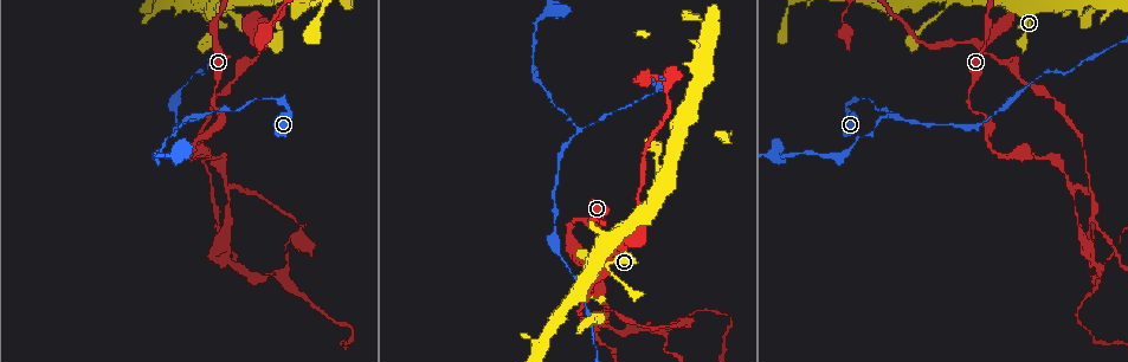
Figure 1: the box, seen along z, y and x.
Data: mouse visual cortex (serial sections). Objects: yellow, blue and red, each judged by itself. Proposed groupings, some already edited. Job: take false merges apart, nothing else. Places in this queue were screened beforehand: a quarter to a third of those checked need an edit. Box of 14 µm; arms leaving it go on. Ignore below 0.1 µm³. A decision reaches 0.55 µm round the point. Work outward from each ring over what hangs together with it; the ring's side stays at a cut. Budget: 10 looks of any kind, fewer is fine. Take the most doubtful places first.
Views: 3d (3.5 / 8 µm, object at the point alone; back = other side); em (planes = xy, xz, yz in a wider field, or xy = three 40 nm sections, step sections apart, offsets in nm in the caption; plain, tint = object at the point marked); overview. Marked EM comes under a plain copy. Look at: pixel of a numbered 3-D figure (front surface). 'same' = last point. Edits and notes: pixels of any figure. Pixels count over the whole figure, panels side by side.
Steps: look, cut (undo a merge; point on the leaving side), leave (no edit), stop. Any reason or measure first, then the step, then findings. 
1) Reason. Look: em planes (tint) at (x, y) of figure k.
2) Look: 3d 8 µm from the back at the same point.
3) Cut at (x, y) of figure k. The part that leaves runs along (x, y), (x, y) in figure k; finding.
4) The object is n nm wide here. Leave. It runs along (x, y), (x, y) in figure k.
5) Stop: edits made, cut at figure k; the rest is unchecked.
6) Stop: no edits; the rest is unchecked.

Narrows sharply. Look: 3d 8 µm at (273, 100) of figure 1.

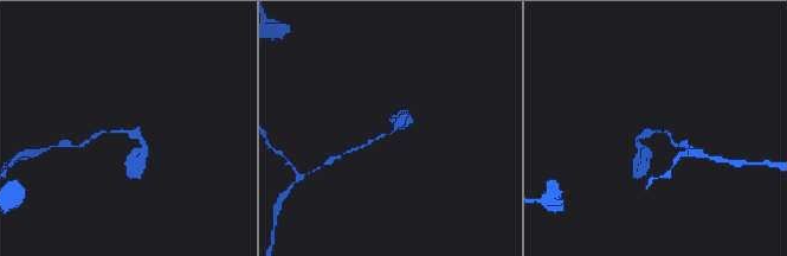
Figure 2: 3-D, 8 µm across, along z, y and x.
The arms are 150, 150 nm wide; shape alone is not enough. Look: em xy step 5 (tint) at (126, 133) of figure 2.

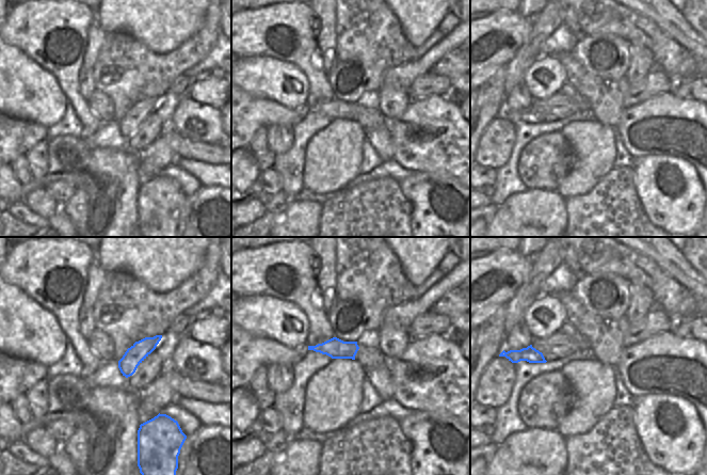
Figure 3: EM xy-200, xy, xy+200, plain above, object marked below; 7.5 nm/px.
Leave. It runs along (410, 117), (362, 146) in figure 2; continuous, no second cell.

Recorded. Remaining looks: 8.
Side arm on a straight run. Look: 3d 8 µm at (898, 116) of figure 1.

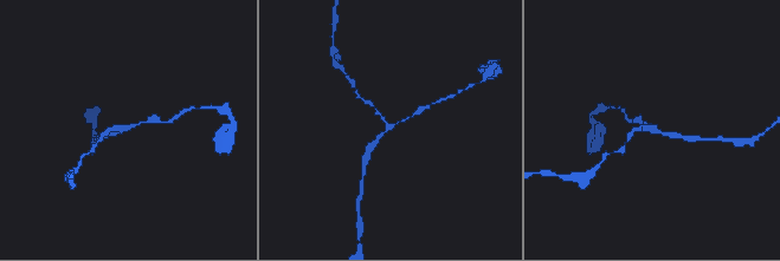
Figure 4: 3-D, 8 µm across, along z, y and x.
Look: em xy step 2 (tint) at (390, 123) of figure 4.

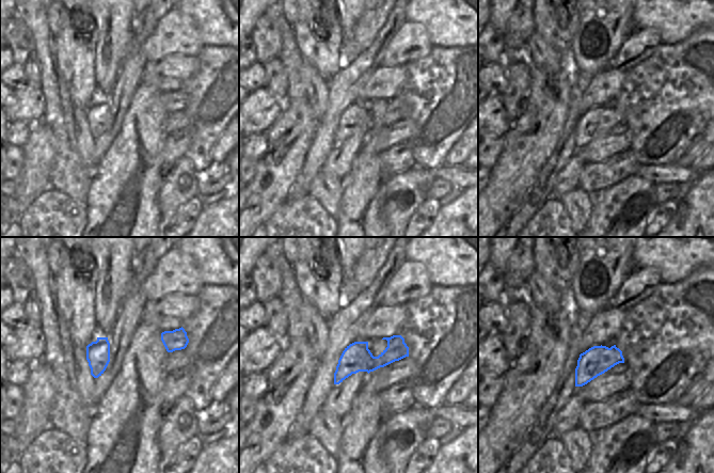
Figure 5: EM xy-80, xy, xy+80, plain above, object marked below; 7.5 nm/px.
Leave. It runs along (406, 349), (354, 362), (336, 381) in figure 5; all the same cell.

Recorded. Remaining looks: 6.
Abrupt turn. Look: 3d 3.5 µm at (213, 107) of figure 1.

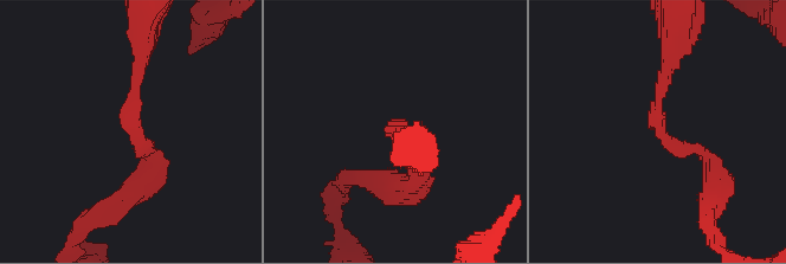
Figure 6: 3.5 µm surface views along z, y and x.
The arms are 200, 200 nm wide. Look: em xy step 1 (tint) at (657, 125) of figure 6.

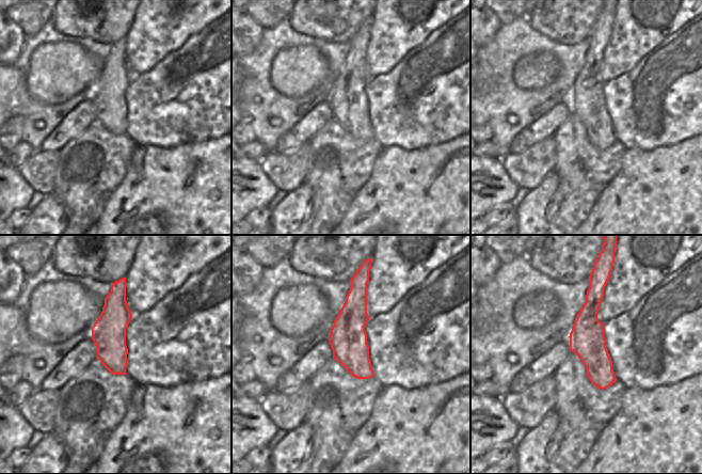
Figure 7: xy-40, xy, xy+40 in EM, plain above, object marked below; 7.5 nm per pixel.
Leave. It runs along (141, 50), (129, 108), (148, 169) in figure 6; continuous, no second cell.

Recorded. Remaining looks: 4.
Two arms in line, one across. Look: 3d 3.5 µm at (606, 305) of figure 1.

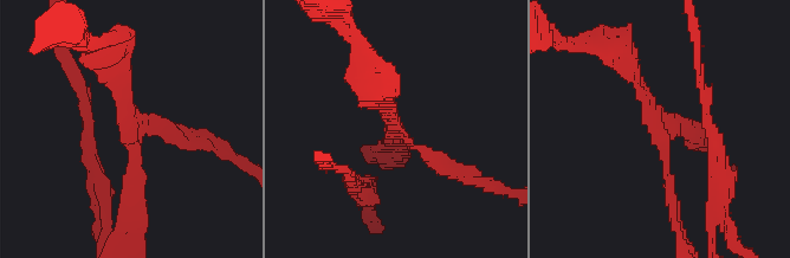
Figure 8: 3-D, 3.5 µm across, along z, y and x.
3 arms meet here; the arms are 150, 150, 200 nm wide; now the EM. Look: em xy step 1 (tint) at (396, 130) of figure 8.

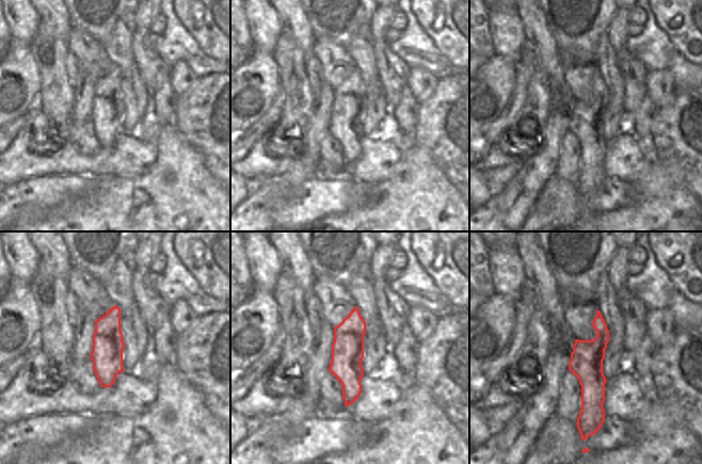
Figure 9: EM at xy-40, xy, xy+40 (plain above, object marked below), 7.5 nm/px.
Another direction. Look: em xy step 3 (tint) at the same point.

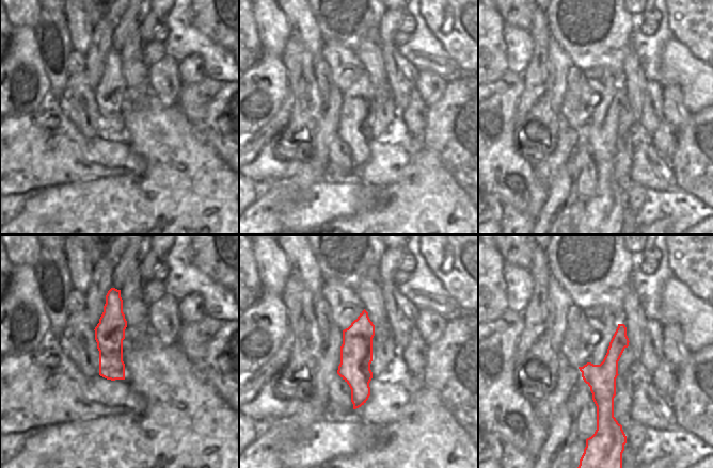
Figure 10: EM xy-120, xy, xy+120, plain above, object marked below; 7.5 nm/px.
Leave. It runs along (621, 326), (604, 374), (599, 423) in figure 10; one cell here.

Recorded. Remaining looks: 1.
Stop: no edits; the rest is unchecked.

